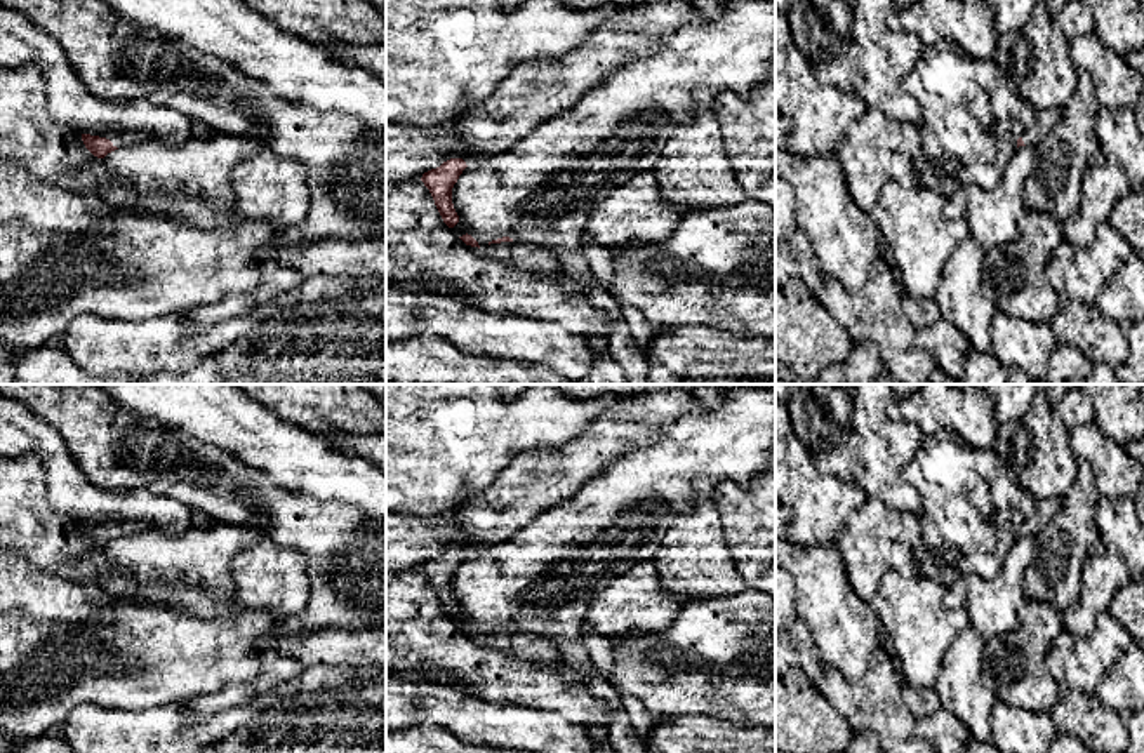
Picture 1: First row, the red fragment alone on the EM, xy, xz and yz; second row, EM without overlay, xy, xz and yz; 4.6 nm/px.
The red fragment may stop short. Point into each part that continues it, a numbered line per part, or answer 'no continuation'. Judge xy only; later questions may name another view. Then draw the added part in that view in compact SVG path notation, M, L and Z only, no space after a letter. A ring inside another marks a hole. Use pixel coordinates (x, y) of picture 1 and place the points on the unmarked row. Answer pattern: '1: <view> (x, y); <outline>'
1: xy (119, 527); M108 518L97 523L99 527L106 527L113 532L113 536L122 537L136 532L144 532L146 523L132 522L132 520L120 520L120 518Z

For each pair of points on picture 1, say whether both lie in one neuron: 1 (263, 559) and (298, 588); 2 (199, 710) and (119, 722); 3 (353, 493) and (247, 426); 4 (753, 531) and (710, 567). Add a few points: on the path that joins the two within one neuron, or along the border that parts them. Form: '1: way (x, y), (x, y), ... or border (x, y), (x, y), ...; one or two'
1: way (272, 567), (284, 573), (289, 579); one
2: border (185, 703), (195, 719), (207, 719), (228, 706); two
3: way (327, 475), (273, 447); one
4: border (718, 512), (724, 539), (734, 559); two

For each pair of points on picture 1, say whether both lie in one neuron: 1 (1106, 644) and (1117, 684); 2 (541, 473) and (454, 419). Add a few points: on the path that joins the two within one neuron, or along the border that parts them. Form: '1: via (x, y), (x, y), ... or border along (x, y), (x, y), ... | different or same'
1: border along (1125, 649), (1092, 693) | different
2: border along (555, 446), (520, 451), (489, 487) | different

